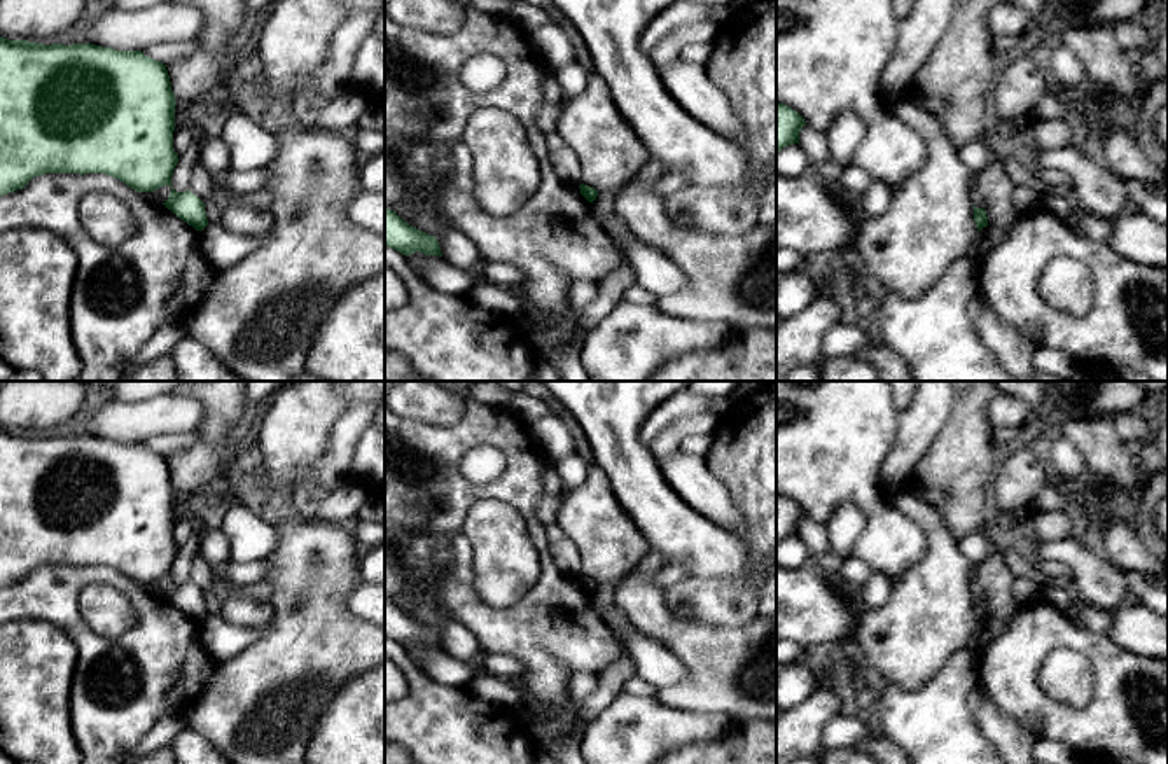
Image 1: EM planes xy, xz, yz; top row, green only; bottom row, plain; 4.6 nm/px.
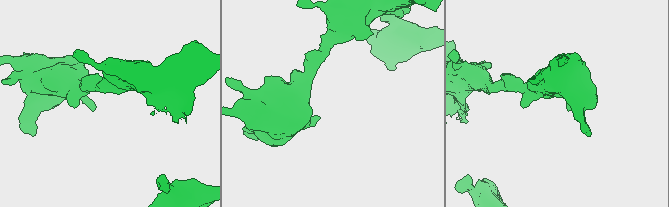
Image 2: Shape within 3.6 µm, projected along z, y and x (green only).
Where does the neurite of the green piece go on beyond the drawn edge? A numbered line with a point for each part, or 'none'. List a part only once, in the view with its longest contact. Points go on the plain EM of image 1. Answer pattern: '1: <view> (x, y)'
none

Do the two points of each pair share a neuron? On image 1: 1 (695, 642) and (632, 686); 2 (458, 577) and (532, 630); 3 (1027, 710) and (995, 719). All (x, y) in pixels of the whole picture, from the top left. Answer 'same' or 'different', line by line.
1: different
2: same
3: different

